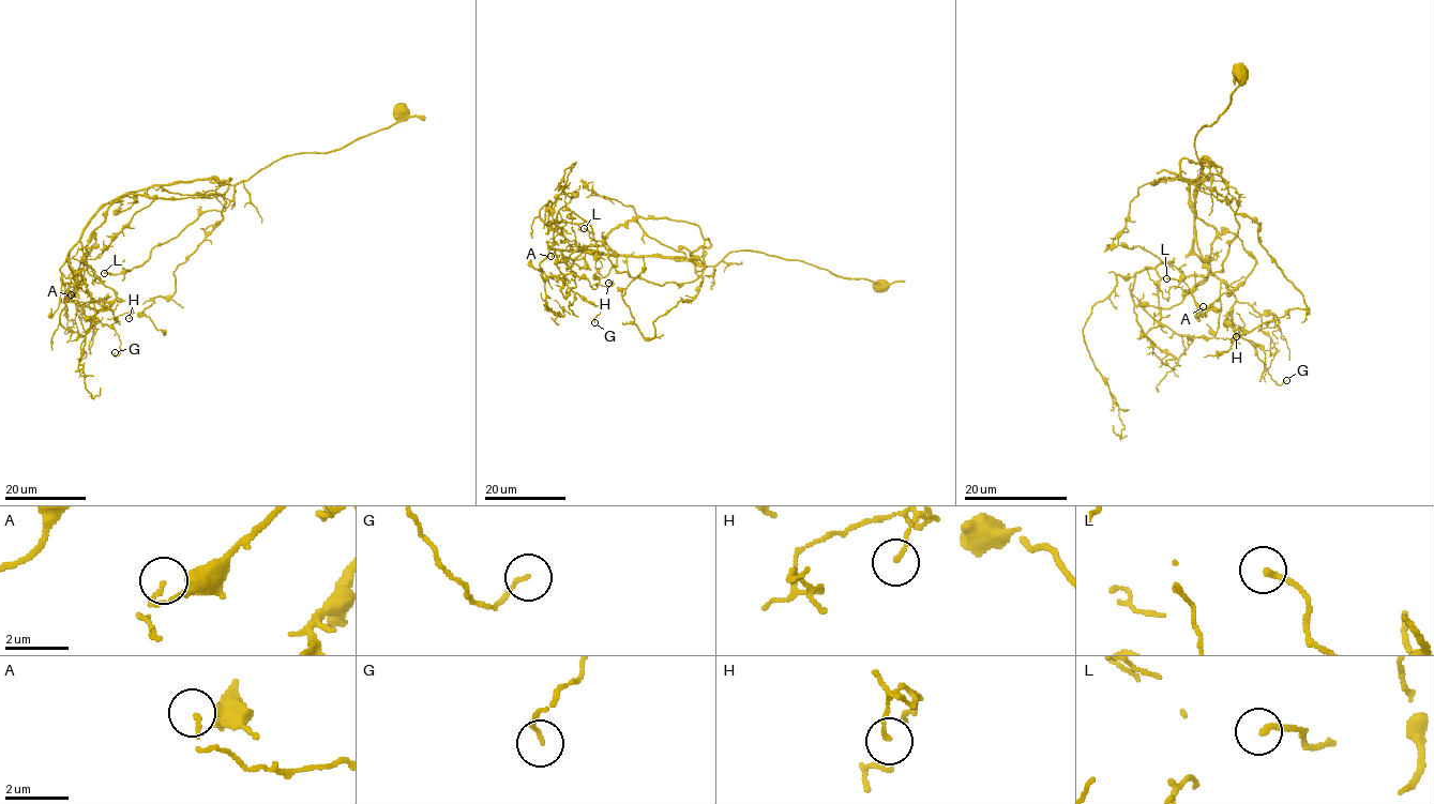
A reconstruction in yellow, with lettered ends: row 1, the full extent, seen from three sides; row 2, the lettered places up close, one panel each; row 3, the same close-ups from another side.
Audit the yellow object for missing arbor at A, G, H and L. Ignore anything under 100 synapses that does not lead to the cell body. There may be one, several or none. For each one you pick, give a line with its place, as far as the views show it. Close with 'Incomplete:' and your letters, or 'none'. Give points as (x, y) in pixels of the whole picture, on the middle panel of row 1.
Incomplete: none

